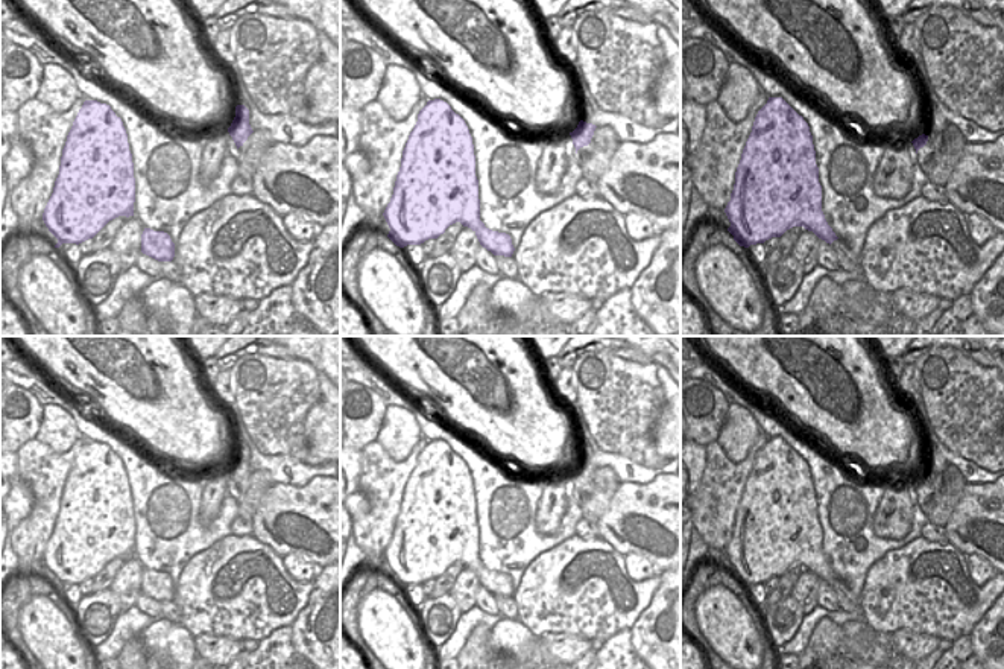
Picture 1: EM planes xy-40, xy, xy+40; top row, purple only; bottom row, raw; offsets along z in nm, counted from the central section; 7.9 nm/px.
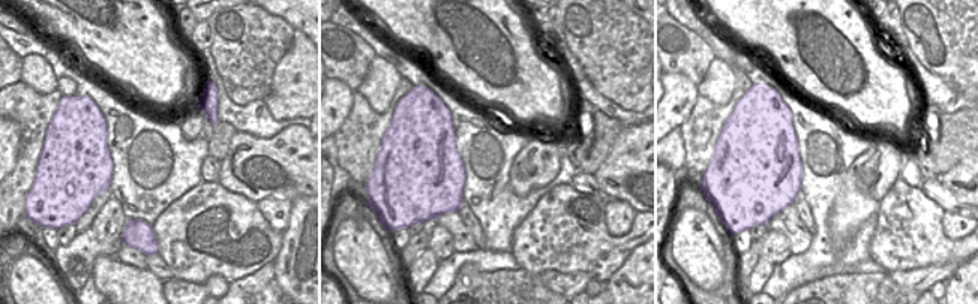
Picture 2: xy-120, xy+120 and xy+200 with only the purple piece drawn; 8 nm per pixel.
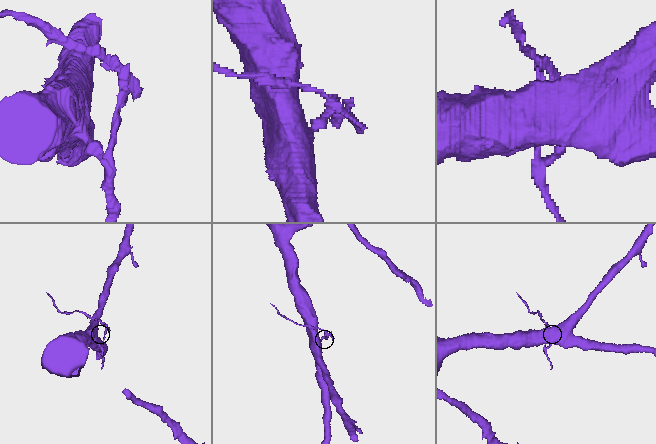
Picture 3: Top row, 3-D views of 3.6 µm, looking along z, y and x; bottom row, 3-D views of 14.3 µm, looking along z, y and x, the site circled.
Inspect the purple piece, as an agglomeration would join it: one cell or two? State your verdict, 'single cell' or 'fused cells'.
fused cells

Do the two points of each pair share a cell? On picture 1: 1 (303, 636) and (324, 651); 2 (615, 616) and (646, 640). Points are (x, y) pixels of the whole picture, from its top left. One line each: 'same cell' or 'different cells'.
1: same cell
2: different cells

